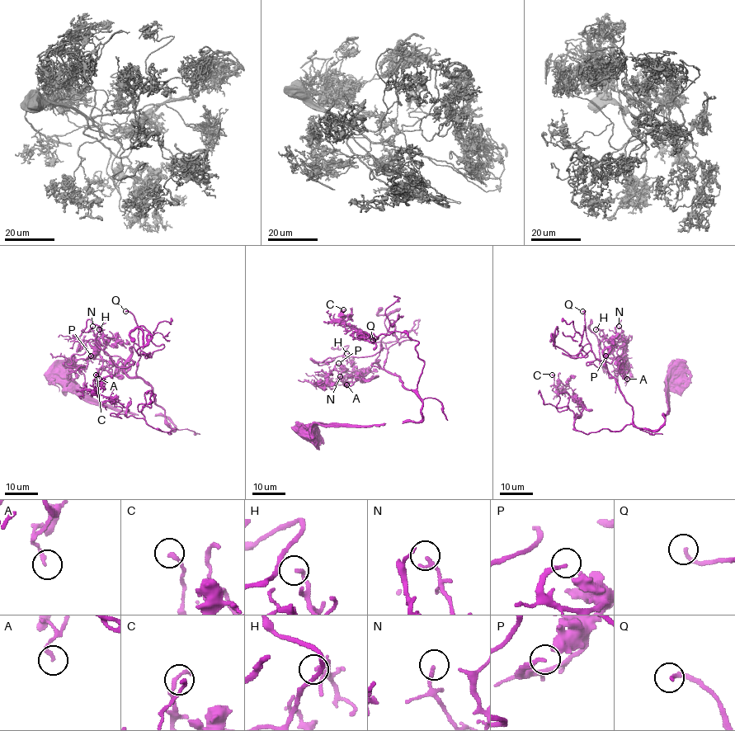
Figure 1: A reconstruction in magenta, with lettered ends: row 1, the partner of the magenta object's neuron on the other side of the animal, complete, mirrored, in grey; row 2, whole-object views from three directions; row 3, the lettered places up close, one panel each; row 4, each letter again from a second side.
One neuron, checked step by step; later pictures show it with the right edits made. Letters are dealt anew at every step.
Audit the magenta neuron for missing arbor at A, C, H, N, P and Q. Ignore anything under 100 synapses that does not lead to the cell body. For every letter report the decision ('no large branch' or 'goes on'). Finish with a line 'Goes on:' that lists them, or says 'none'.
A: no large branch
C: no large branch
H: no large branch
N: no large branch
P: no large branch
Q: goes on
Goes on: Q

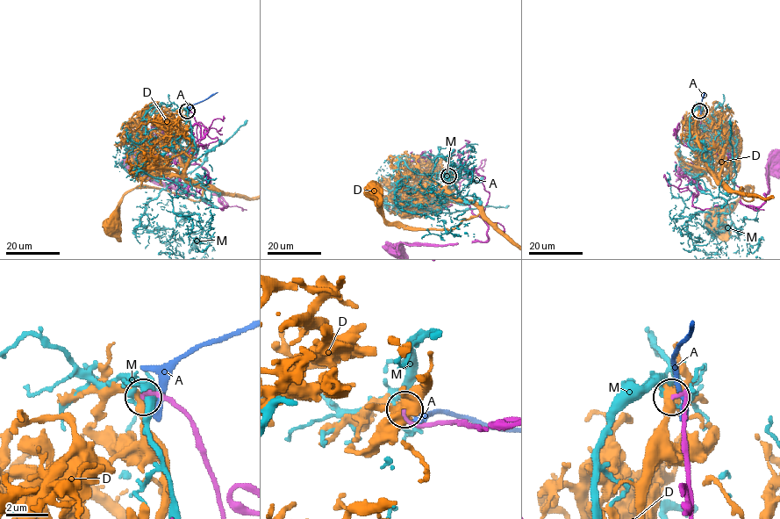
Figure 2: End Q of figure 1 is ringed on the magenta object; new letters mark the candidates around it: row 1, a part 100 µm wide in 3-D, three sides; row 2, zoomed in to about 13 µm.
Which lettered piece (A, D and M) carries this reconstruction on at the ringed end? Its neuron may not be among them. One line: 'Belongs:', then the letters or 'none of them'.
Belongs: none of them

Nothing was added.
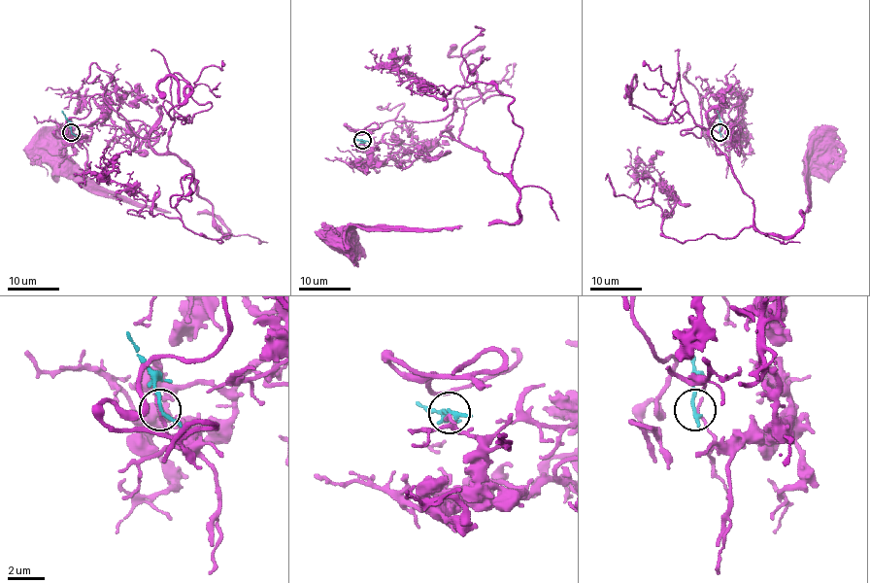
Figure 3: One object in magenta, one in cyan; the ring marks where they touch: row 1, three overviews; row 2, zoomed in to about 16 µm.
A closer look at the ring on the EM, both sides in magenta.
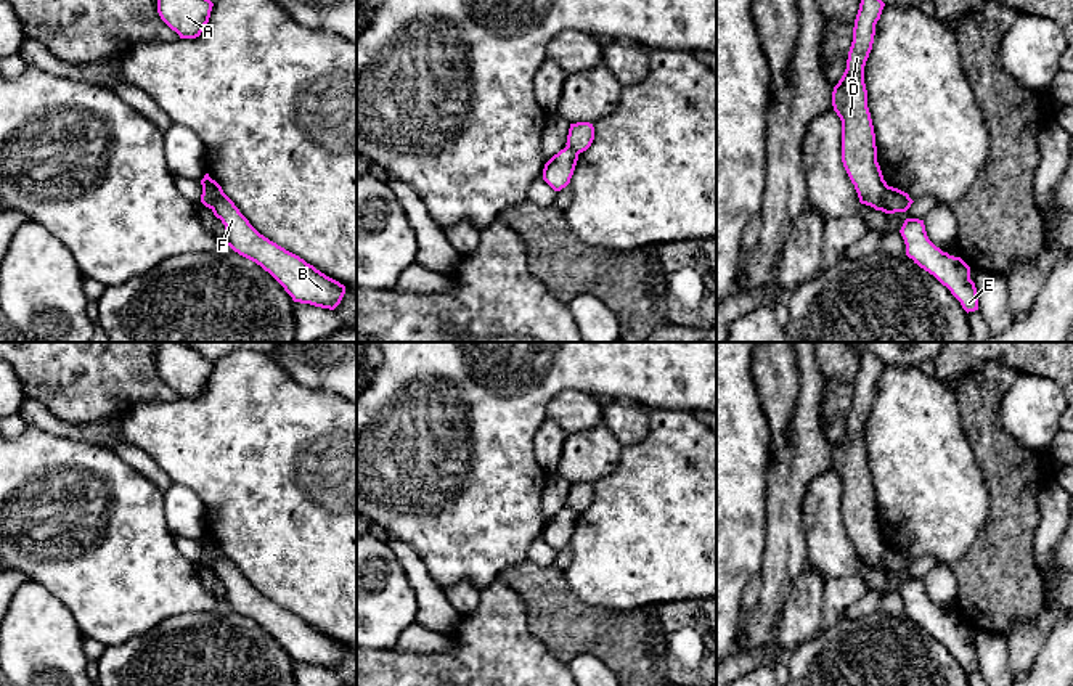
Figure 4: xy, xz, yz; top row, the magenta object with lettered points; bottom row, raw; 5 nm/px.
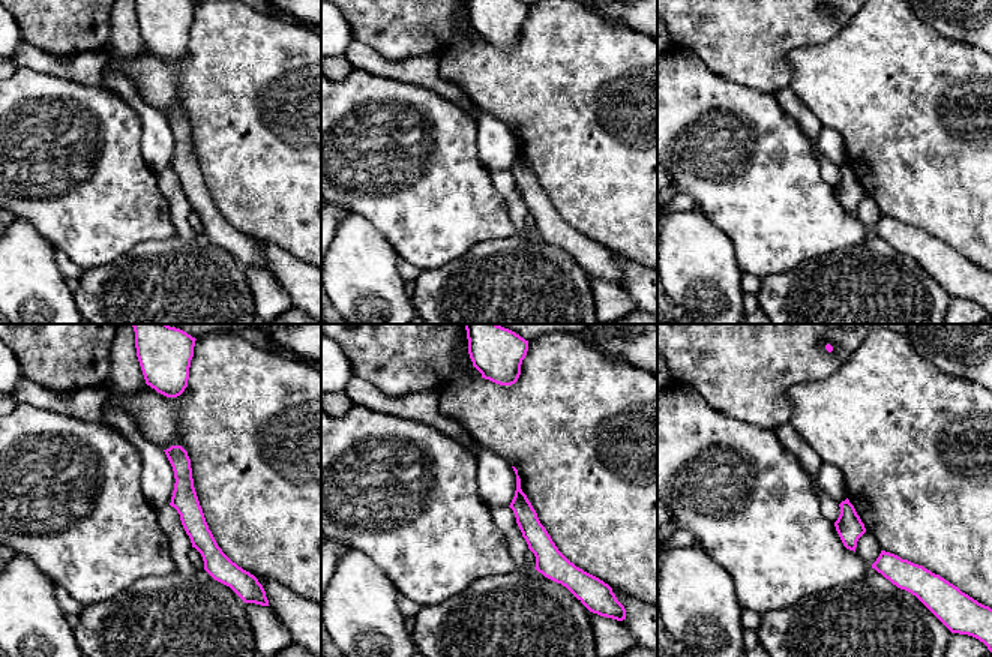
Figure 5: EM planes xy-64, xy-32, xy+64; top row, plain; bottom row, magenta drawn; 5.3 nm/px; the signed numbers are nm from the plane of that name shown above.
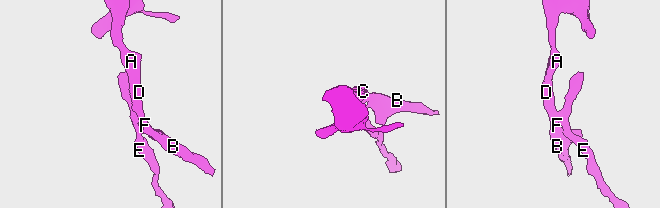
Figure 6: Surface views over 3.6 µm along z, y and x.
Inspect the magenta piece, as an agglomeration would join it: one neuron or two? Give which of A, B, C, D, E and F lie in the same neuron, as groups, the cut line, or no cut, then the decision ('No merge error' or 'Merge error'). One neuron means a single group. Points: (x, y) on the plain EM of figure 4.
Groups: A B C D F / E. Split along xy (203, 538), (212, 556), (212, 567). Merge error

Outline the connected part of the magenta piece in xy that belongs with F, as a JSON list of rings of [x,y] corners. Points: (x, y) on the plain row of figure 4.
[[[209,533],[204,541],[214,556],[212,572],[225,585],[226,606],[268,631],[294,662],[329,670],[341,664],[344,644],[260,594]]]

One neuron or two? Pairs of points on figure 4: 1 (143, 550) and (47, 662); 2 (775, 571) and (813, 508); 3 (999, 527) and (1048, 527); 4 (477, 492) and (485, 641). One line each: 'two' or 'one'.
1: two
2: two
3: two
4: two

